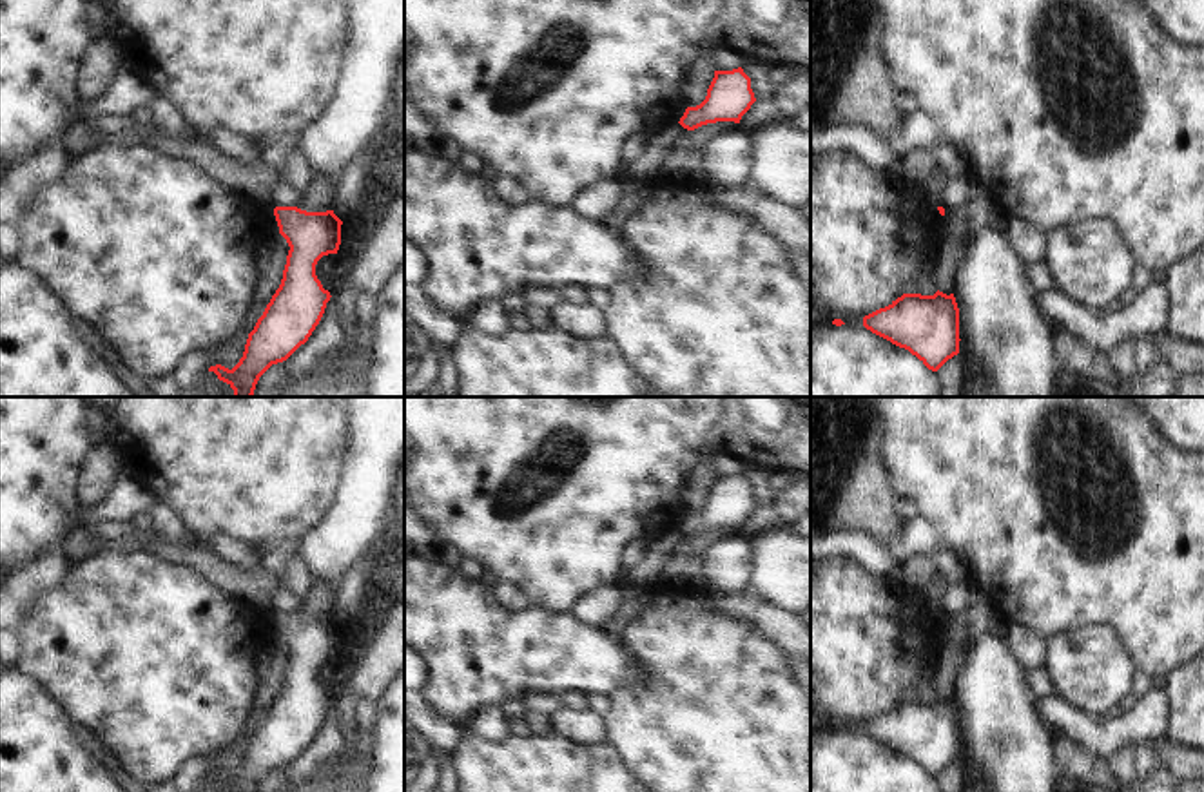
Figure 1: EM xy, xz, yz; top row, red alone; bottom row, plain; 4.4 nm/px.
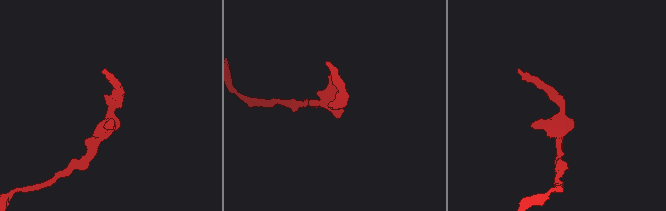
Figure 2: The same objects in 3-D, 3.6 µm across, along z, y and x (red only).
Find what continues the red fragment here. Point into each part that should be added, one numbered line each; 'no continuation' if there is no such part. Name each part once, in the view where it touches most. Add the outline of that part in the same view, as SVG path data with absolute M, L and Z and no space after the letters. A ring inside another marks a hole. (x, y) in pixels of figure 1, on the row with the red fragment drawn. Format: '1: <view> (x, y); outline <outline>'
no continuation

